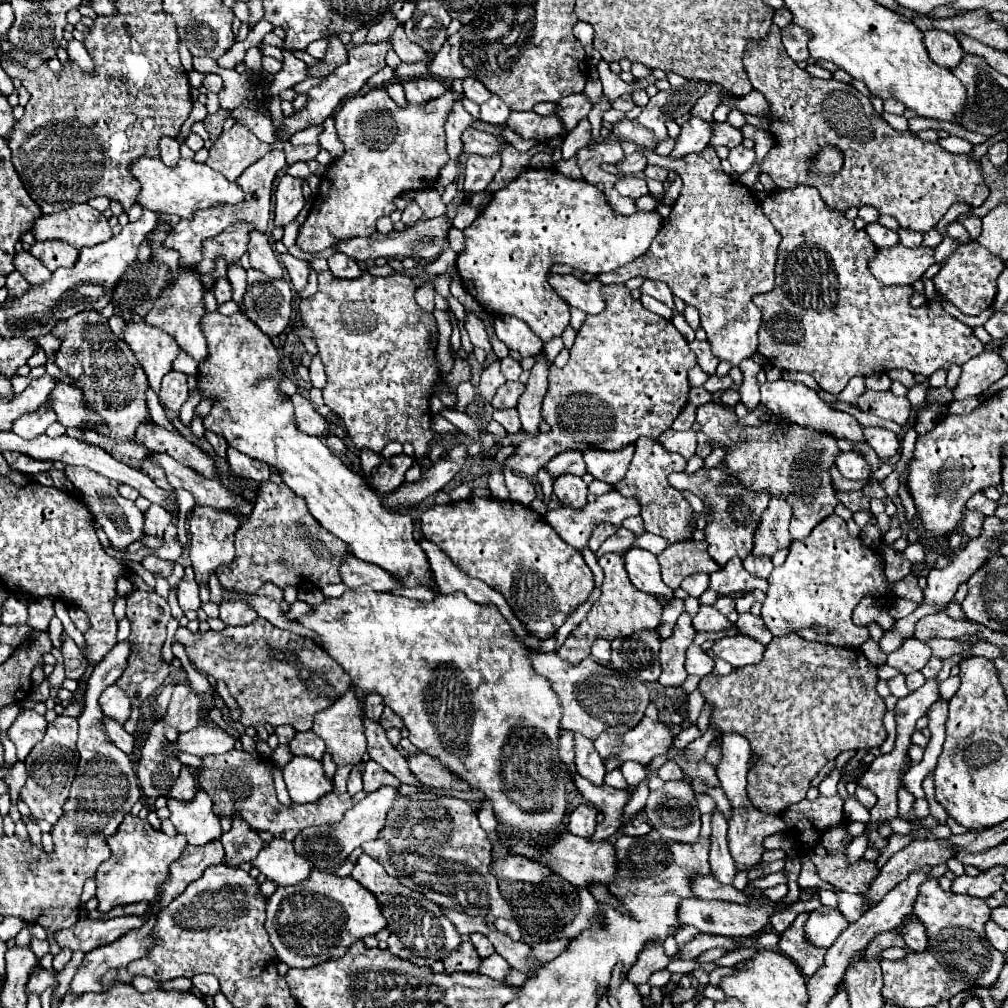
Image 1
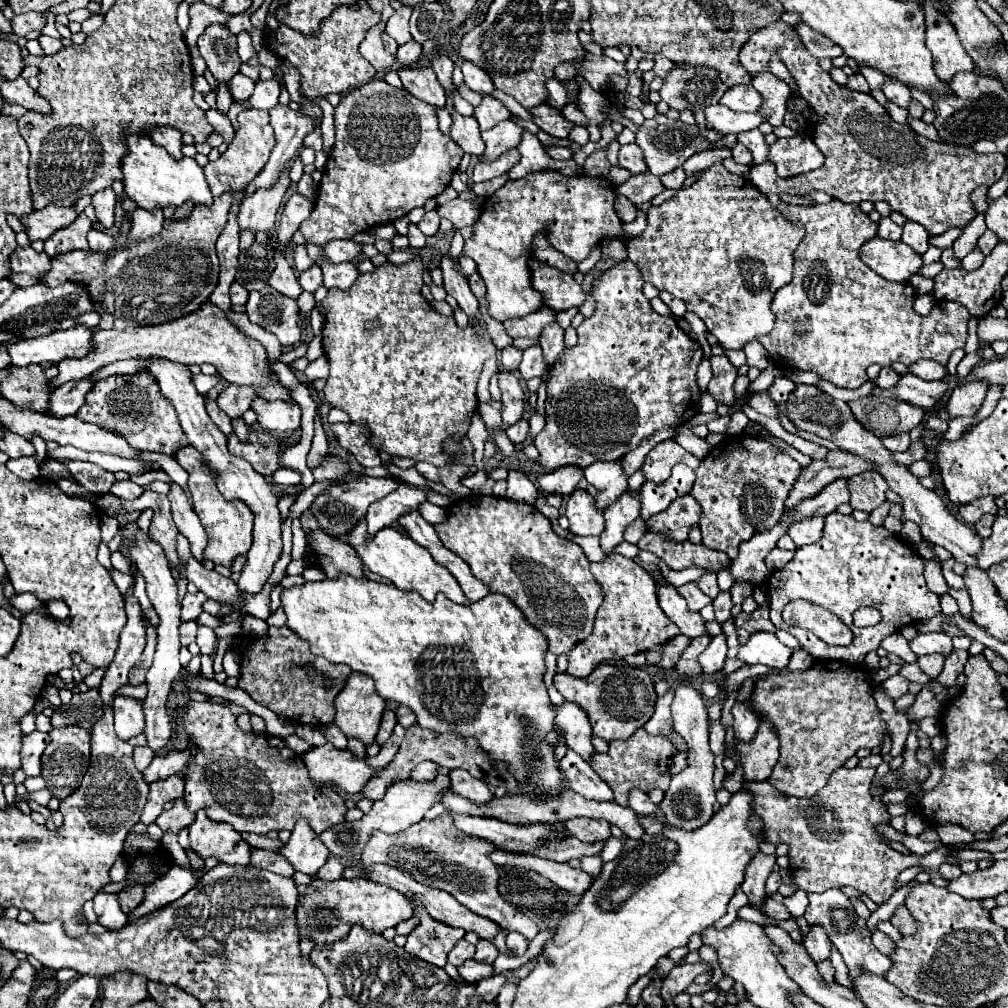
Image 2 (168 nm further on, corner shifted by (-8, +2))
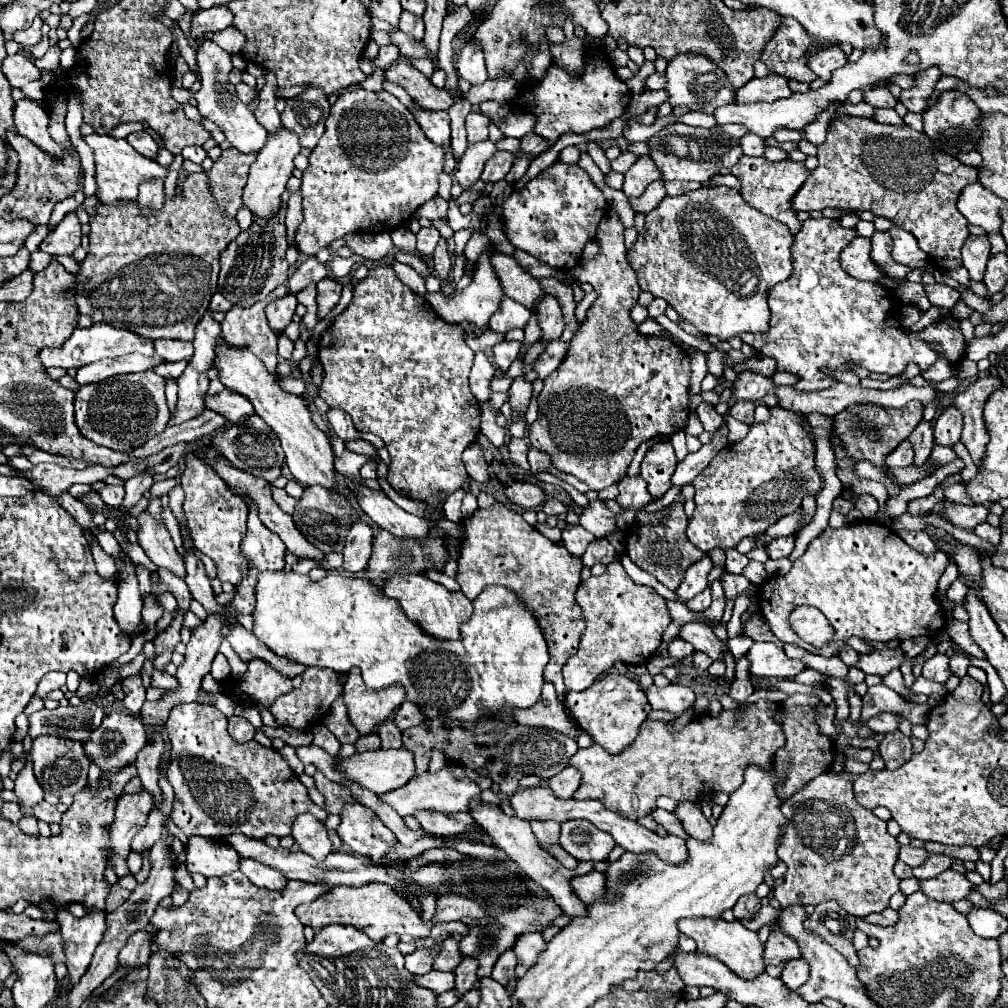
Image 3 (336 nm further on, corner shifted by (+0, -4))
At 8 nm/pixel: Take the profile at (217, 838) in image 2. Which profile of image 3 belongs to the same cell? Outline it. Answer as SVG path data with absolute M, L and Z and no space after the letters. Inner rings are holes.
M191 837L187 847L187 871L201 873L205 877L221 877L239 869L241 857L233 847L213 843L205 837Z

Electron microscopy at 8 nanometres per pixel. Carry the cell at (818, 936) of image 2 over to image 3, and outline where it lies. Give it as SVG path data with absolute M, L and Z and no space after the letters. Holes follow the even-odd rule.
M793 959L785 965L783 969L783 975L781 975L781 981L785 983L785 987L789 987L791 991L799 989L805 981L809 979L809 967L803 959Z

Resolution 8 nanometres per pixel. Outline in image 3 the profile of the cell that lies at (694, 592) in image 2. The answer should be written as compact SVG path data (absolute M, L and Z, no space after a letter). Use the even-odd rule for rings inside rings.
M705 555L703 559L699 559L697 563L693 563L693 565L687 569L685 581L683 581L681 587L675 591L683 603L687 603L687 601L693 599L697 593L701 593L703 589L709 587L707 575L709 575L711 569L713 569L713 561L711 561L709 555Z

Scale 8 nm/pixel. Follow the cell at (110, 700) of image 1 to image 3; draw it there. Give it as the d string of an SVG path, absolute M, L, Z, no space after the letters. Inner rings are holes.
M111 711L111 713L105 713L105 717L103 717L101 725L97 727L97 731L93 731L93 735L89 735L89 739L83 743L83 749L85 749L85 755L101 771L119 773L127 765L135 763L137 753L141 751L141 747L145 747L145 743L147 743L145 727L141 725L141 721L135 715L129 715L125 711Z

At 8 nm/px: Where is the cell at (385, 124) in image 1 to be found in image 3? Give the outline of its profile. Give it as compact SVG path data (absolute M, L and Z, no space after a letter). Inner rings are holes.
M351 87L331 107L325 133L309 155L309 167L303 171L303 221L295 235L299 251L303 255L315 255L347 233L377 235L405 225L423 203L437 195L437 175L443 171L443 157L443 147L425 137L411 111L397 97L385 91L371 93L361 87ZM409 135L417 135L417 141L409 141Z

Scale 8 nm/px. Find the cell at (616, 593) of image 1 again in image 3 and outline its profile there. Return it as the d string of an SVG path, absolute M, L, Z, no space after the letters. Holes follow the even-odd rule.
M619 561L607 565L607 571L599 577L589 577L575 595L577 605L583 611L585 631L581 635L579 651L569 657L563 667L563 679L569 691L589 689L597 677L613 669L615 661L627 665L643 665L653 657L661 645L661 635L671 623L667 601L657 595L653 587L637 585L625 573Z

